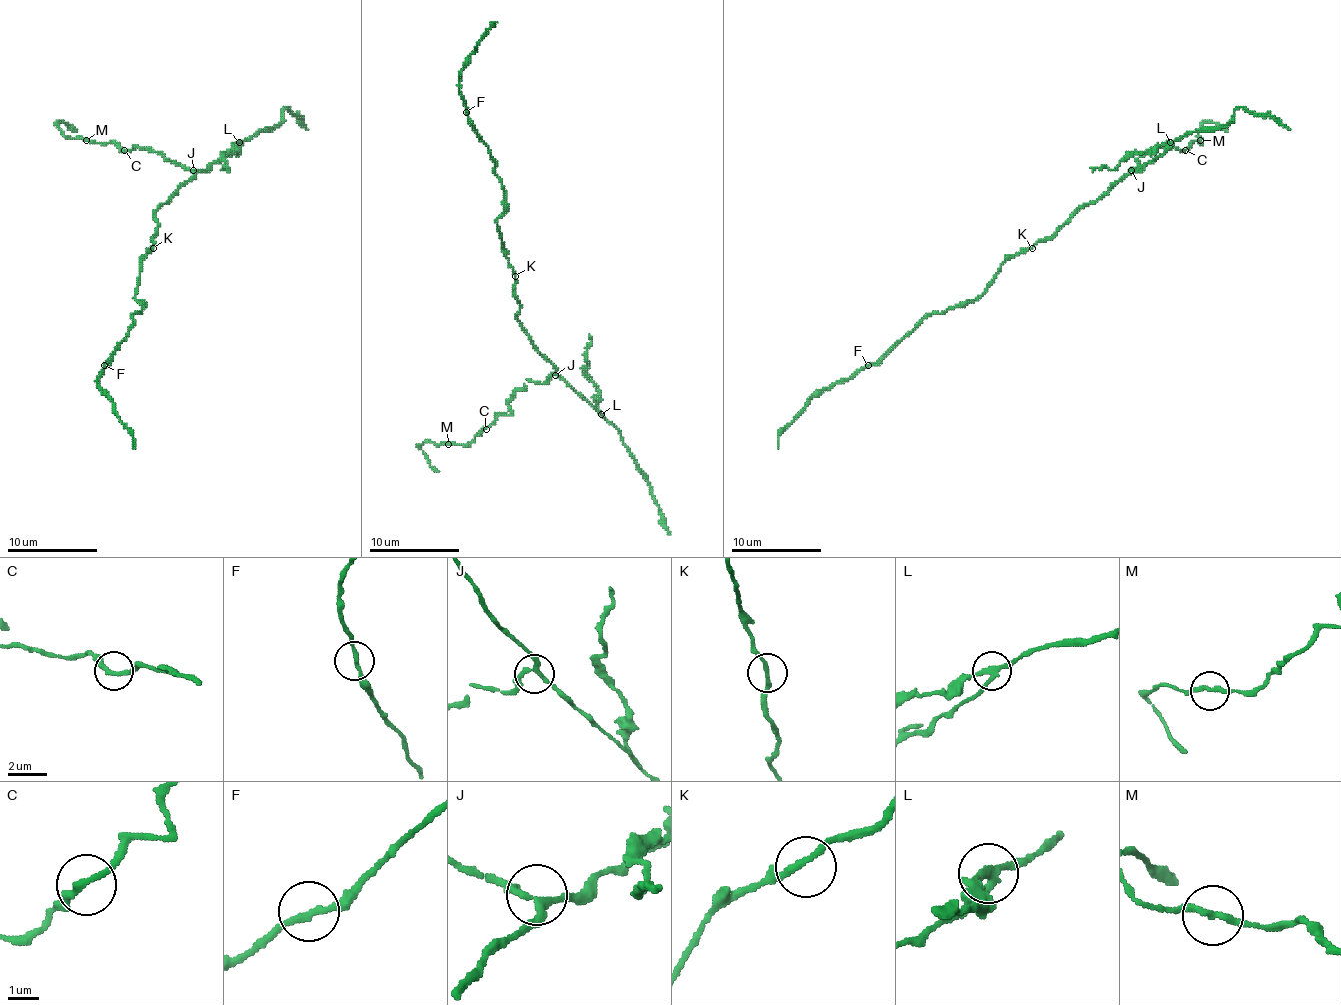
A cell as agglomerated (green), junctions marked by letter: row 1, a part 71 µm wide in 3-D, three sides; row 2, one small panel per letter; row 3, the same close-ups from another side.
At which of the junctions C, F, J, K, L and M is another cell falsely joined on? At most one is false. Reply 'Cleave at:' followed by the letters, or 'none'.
Cleave at: L

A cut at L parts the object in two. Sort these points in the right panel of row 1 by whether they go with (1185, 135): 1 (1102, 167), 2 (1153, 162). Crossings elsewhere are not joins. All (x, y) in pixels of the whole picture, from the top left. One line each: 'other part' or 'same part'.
1: other part
2: same part

